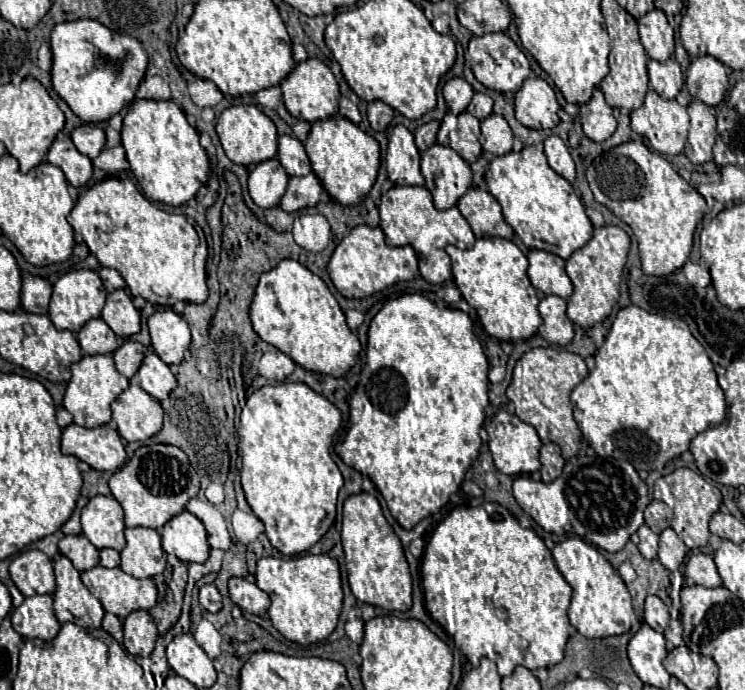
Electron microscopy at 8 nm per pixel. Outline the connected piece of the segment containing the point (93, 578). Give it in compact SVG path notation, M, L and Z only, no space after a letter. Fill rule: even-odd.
M96 565L82 571L82 583L102 603L108 613L124 619L136 609L150 609L156 605L156 585L152 579L136 579L120 567L108 569Z

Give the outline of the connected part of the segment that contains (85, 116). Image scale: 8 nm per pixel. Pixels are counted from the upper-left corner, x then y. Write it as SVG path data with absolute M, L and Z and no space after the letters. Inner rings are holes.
M94 19L58 23L50 35L50 47L52 47L52 87L68 103L72 113L78 115L86 123L108 121L110 115L120 113L124 105L132 103L134 93L148 67L146 49L138 39L116 33Z

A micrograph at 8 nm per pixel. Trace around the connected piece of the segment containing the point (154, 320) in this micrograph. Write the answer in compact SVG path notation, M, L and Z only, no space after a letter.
M172 309L156 311L148 317L152 347L168 365L178 365L190 347L188 323Z

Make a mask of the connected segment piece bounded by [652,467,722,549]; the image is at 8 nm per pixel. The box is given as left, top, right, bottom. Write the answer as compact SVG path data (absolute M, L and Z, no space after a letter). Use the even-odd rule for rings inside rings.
M676 469L674 473L660 477L654 483L654 491L652 497L658 501L664 501L672 511L674 511L674 521L672 521L672 529L676 531L676 535L686 543L688 549L698 549L704 547L708 543L710 531L708 531L708 521L710 517L718 511L720 503L722 503L722 493L718 487L710 485L702 475L694 473L692 469ZM672 487L672 489L670 489ZM676 505L676 507L674 507Z

